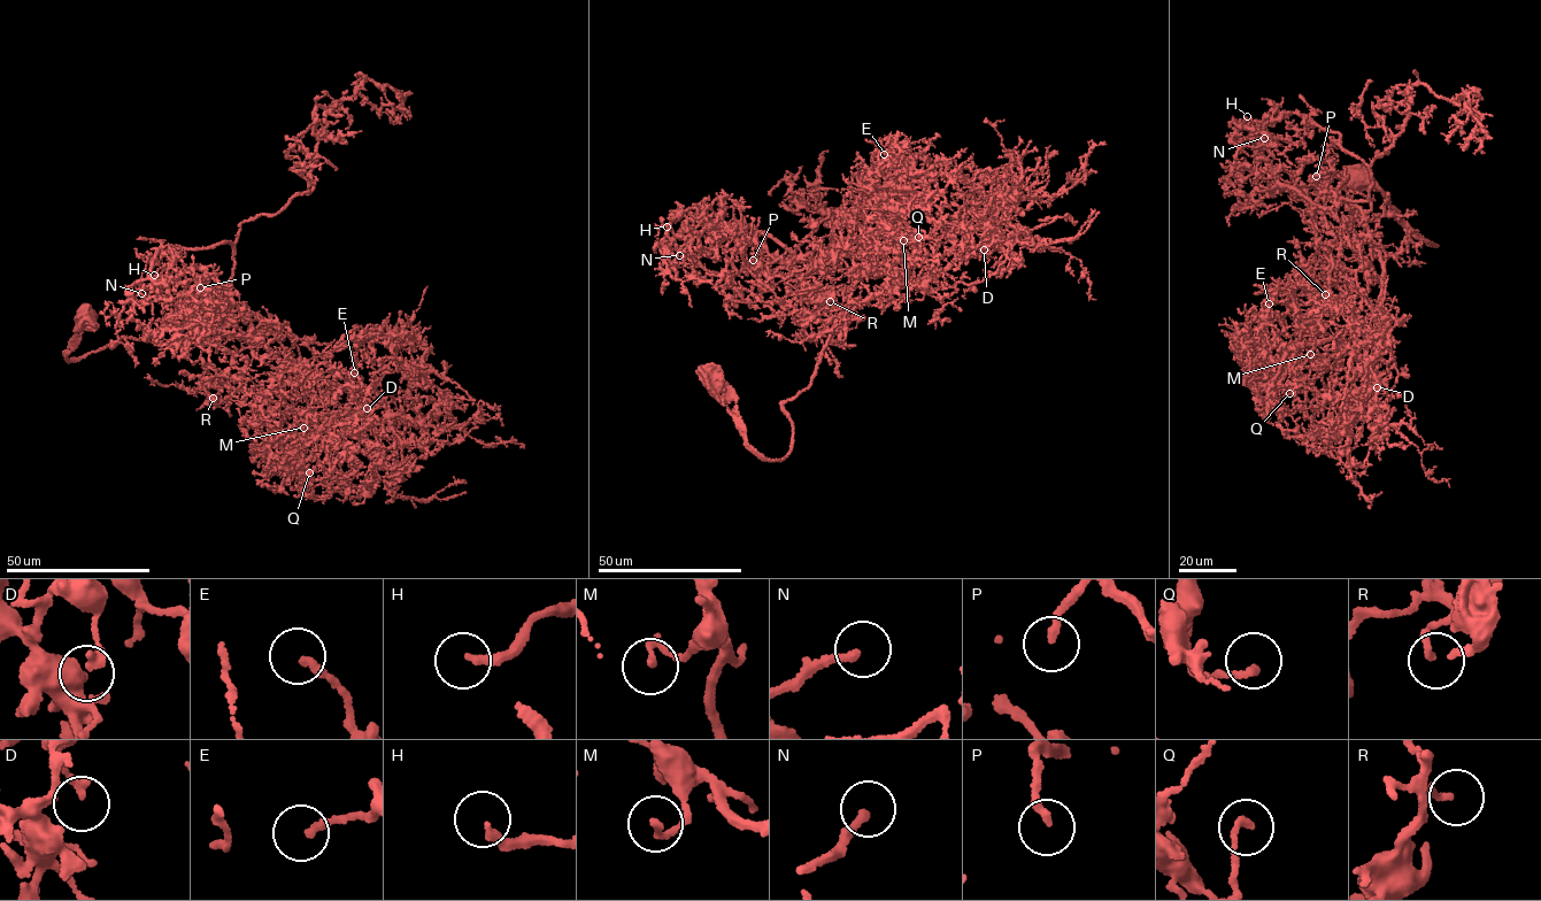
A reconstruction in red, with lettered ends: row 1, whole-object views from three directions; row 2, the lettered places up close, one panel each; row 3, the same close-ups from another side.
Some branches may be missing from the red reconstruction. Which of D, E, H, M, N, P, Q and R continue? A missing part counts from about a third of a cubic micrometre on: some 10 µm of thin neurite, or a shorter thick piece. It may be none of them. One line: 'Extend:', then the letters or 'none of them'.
Extend: H, N

